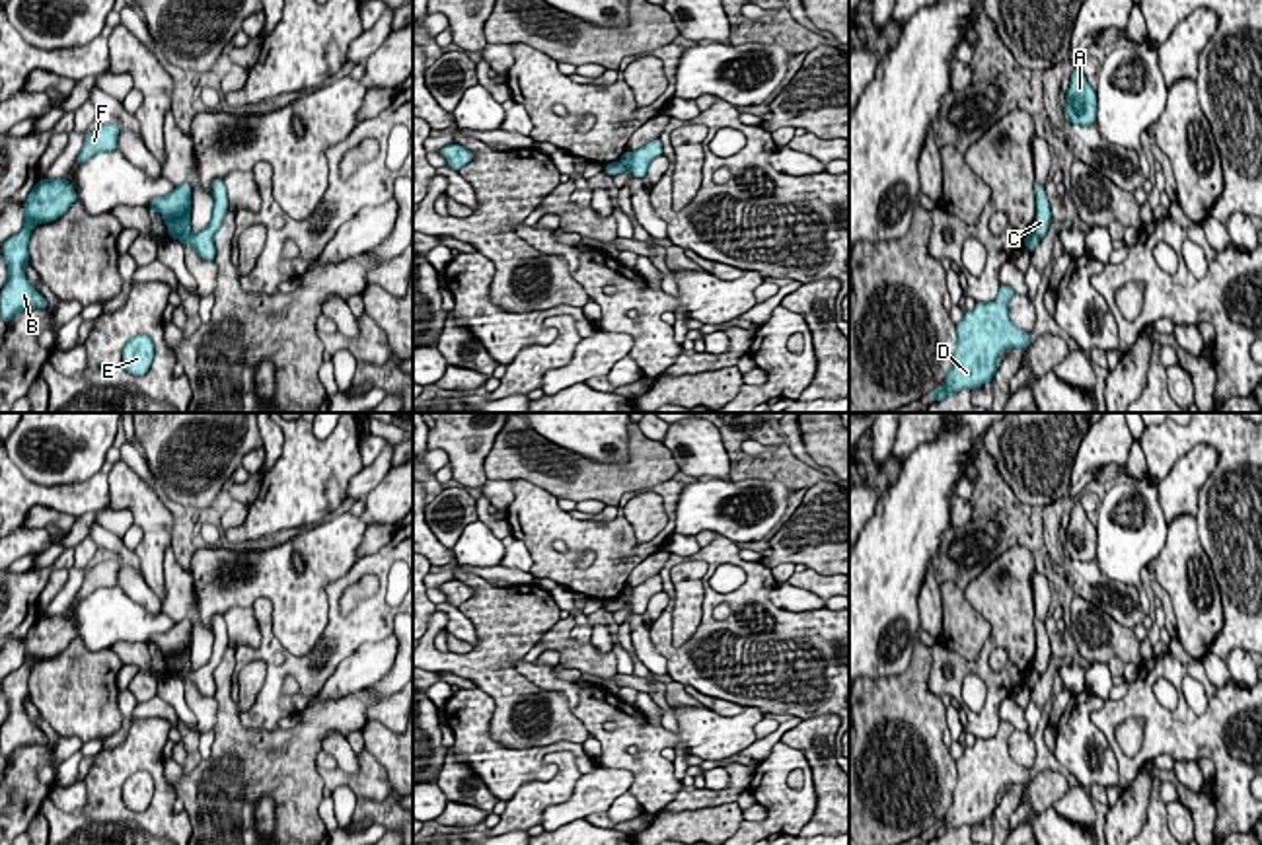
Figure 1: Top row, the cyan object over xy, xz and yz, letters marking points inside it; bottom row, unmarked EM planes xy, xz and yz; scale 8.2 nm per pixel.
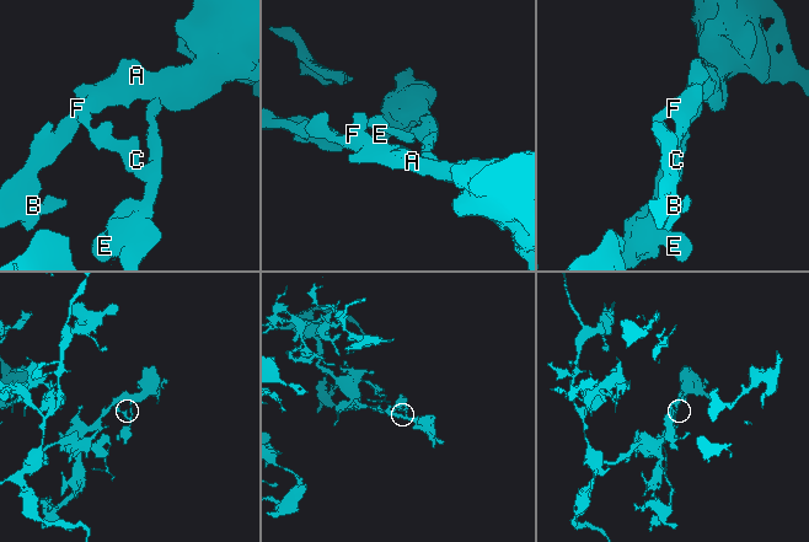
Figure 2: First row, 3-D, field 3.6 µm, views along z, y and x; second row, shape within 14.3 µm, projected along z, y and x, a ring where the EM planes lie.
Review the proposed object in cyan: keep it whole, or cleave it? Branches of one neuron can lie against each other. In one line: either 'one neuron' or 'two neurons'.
two neurons

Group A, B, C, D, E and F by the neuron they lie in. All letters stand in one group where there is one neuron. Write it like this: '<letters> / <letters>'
A B C F / D E

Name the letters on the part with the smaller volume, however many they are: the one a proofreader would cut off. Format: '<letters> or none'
D, E

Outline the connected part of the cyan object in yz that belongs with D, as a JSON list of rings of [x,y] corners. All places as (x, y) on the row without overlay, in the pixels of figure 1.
[[[1001,720],[993,738],[978,738],[956,761],[956,785],[943,822],[929,837],[943,837],[948,829],[976,826],[997,808],[997,792],[1005,785],[1028,785],[1028,767],[1013,761],[1009,736],[1015,724]]]

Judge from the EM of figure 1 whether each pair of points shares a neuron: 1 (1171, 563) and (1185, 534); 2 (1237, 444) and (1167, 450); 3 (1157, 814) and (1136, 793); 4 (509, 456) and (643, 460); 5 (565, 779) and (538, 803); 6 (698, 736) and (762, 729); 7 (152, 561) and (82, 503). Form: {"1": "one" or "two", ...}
{"1": "one", "2": "one", "3": "two", "4": "one", "5": "one", "6": "two", "7": "two"}

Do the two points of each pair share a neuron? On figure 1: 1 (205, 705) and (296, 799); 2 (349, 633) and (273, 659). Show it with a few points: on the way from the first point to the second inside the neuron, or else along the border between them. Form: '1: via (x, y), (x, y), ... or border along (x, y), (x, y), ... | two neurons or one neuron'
1: border along (213, 698), (217, 703), (215, 729) | two neurons
2: via (334, 655), (328, 668), (320, 674), (295, 666) | one neuron

